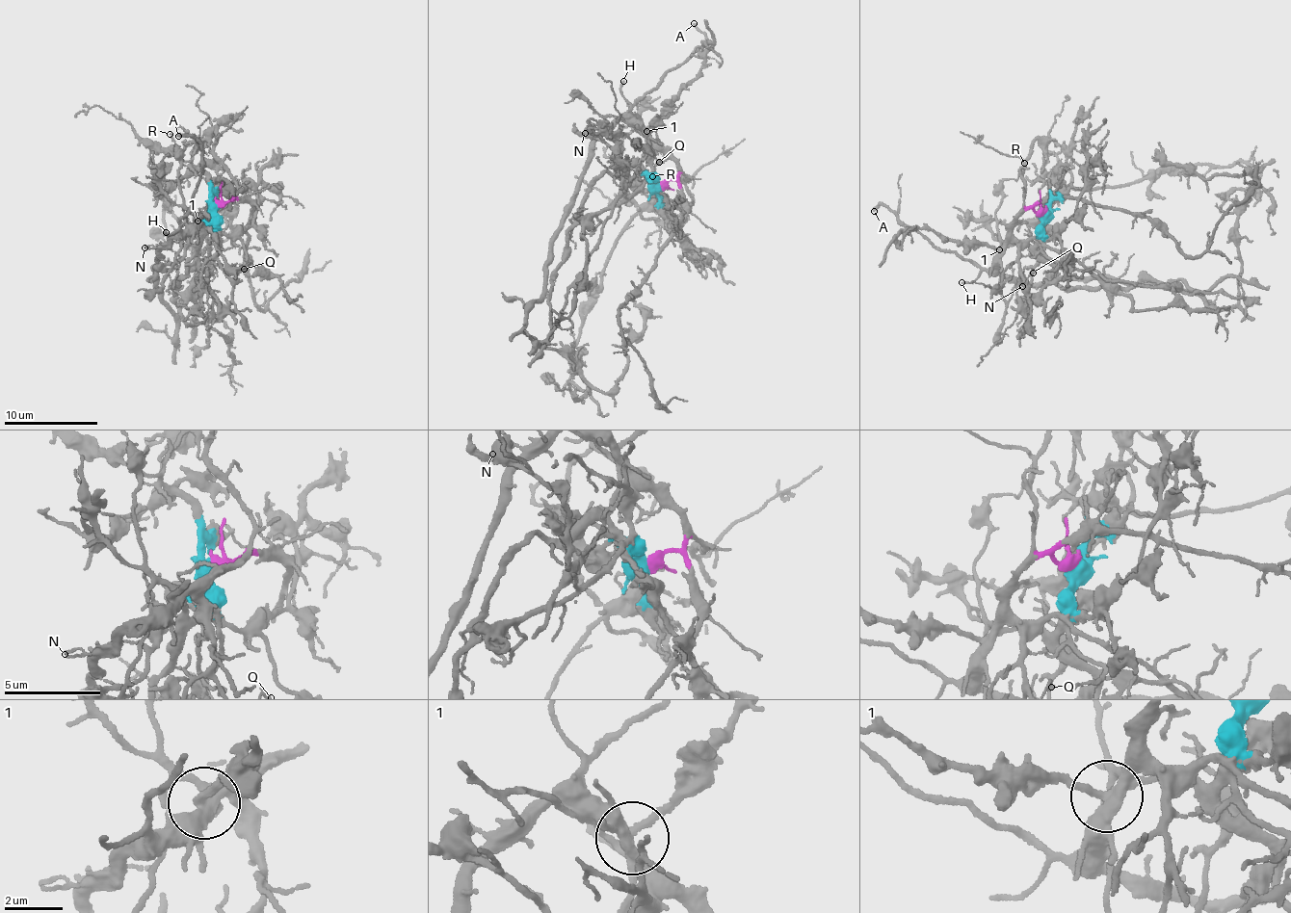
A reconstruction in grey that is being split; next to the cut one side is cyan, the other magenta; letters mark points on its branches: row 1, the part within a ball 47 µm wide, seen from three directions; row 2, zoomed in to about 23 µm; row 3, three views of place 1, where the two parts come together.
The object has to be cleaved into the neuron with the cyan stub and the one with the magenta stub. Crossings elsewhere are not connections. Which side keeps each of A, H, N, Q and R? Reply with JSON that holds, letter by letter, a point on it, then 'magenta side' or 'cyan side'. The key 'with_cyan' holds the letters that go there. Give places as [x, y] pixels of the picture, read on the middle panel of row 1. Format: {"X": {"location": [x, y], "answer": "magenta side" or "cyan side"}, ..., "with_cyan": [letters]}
{"A": {"location": [694, 23], "answer": "magenta side"}, "H": {"location": [623, 81], "answer": "magenta side"}, "N": {"location": [585, 133], "answer": "magenta side"}, "Q": {"location": [659, 162], "answer": "magenta side"}, "R": {"location": [652, 176], "answer": "magenta side"}, "with_cyan": []}

